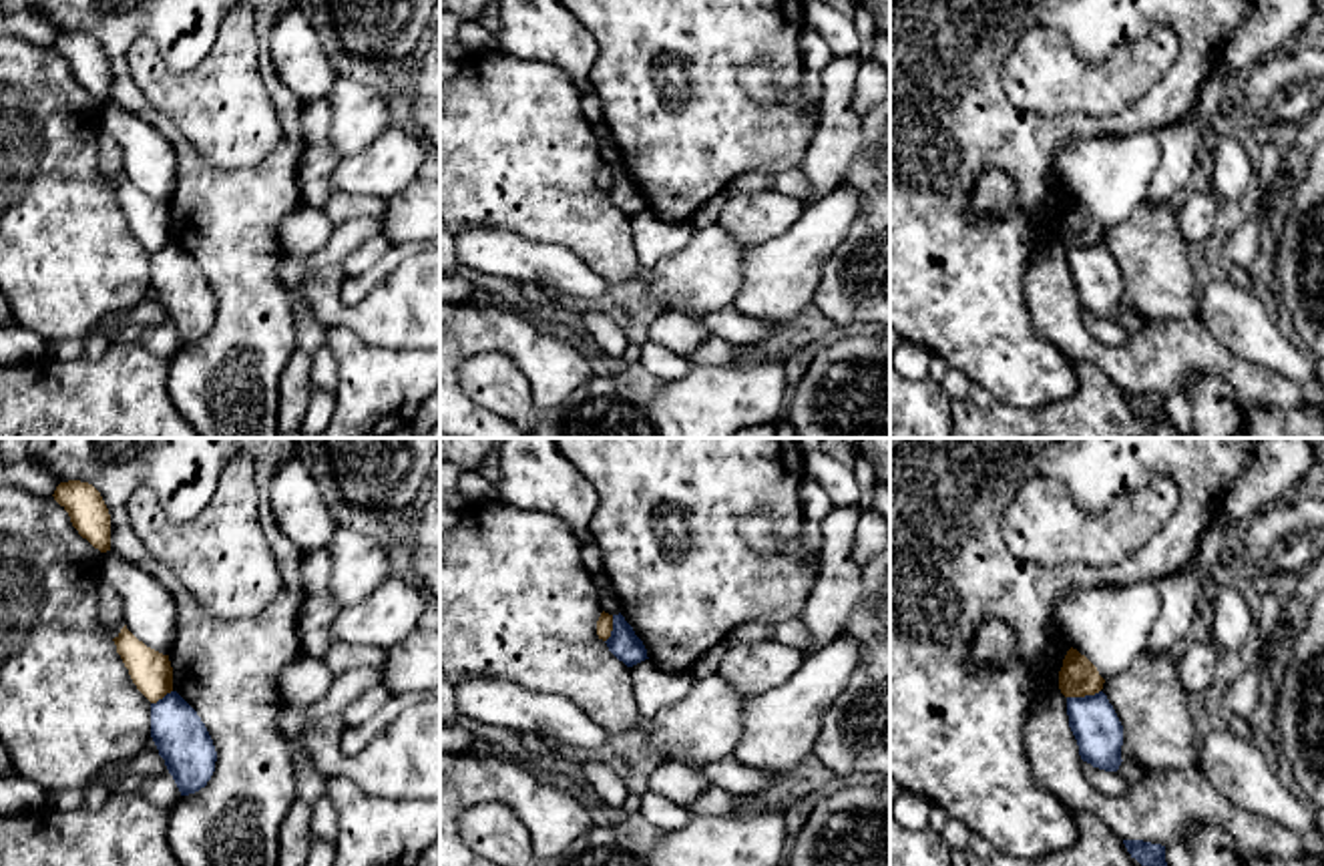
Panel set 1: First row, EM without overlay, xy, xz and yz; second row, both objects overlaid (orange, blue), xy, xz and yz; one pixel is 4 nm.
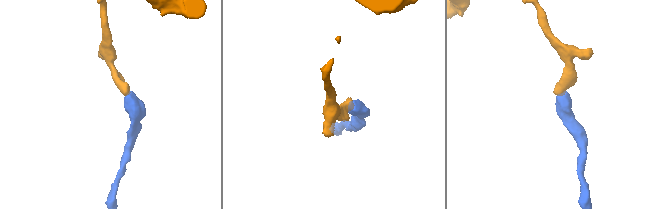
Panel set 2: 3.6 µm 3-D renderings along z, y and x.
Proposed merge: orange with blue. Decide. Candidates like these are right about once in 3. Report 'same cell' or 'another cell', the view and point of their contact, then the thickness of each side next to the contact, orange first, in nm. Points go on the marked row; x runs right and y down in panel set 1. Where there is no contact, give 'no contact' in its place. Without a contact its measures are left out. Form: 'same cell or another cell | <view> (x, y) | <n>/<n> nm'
another cell | yz (1083, 696) | 160/190 nm

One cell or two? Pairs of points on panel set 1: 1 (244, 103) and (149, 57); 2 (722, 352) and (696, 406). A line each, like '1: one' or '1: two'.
1: one
2: two

